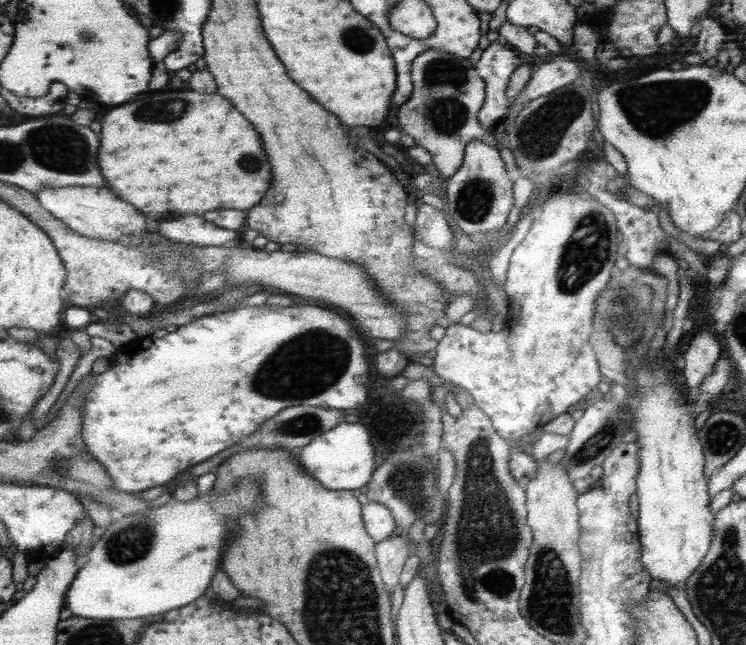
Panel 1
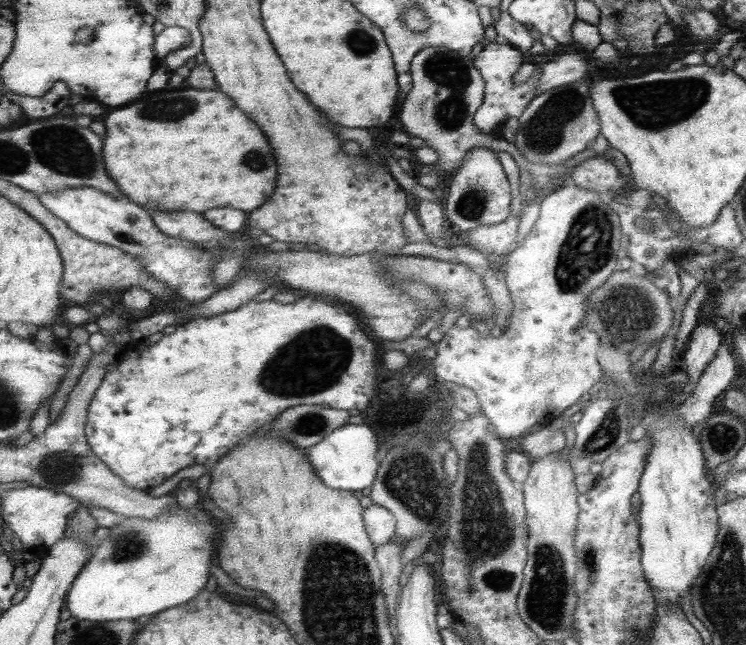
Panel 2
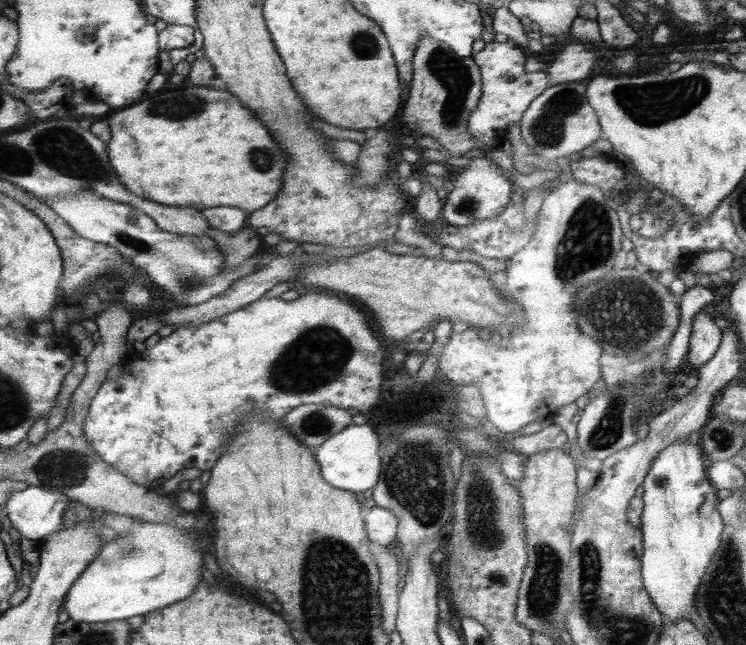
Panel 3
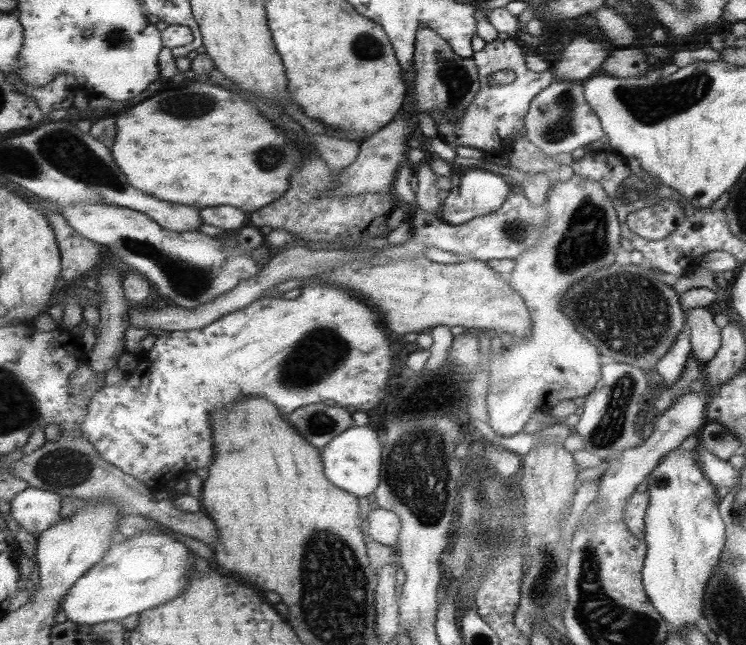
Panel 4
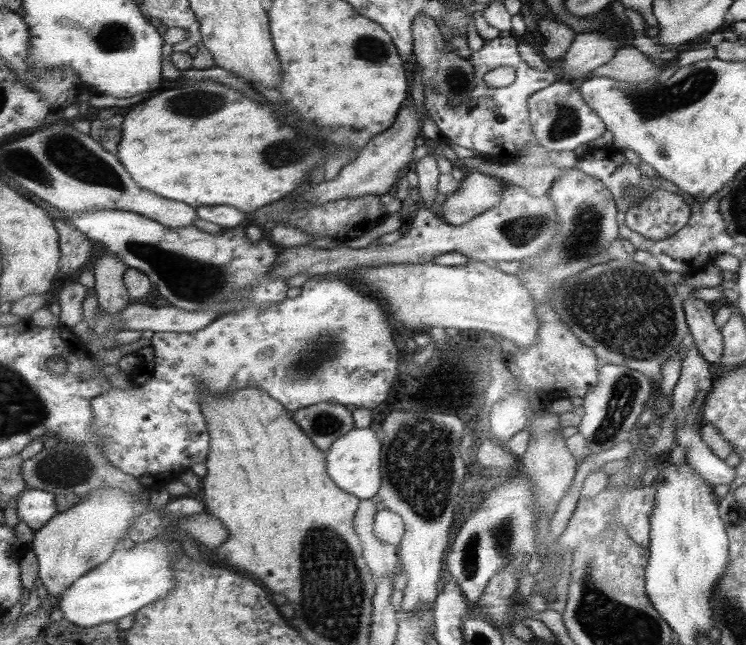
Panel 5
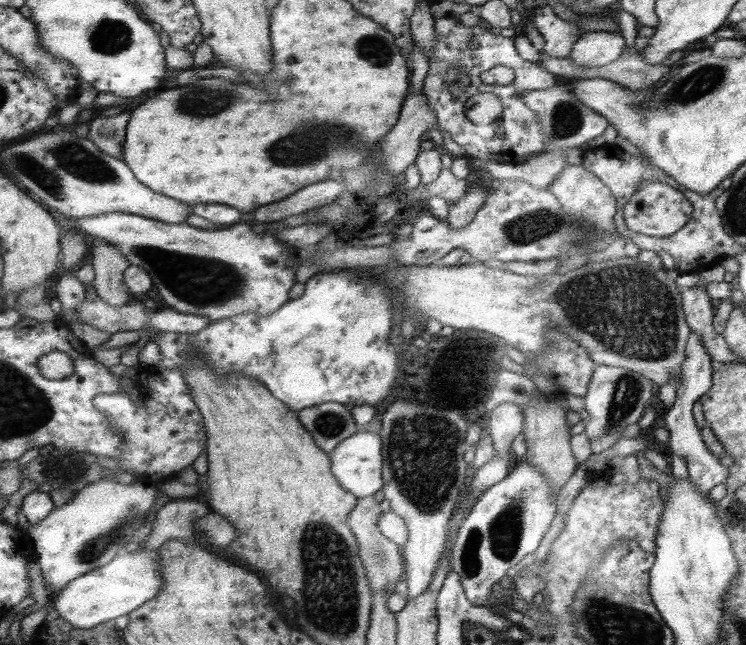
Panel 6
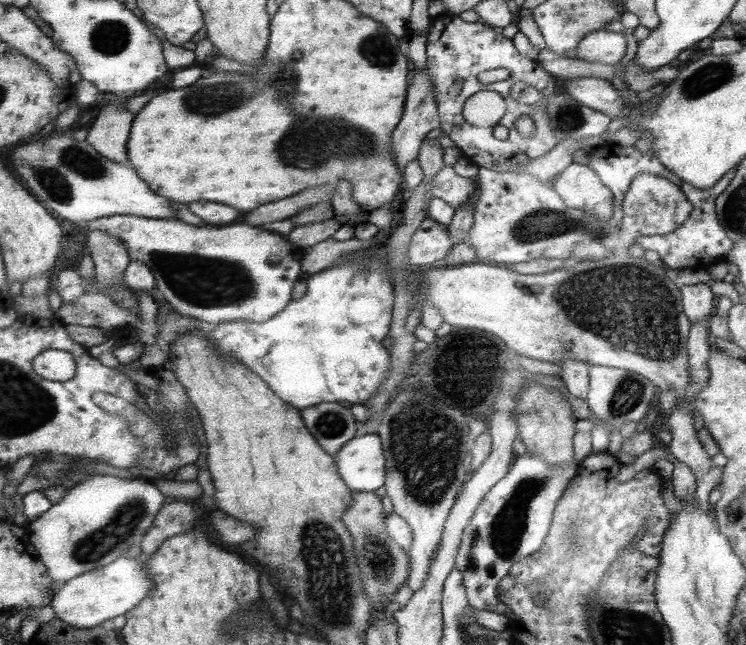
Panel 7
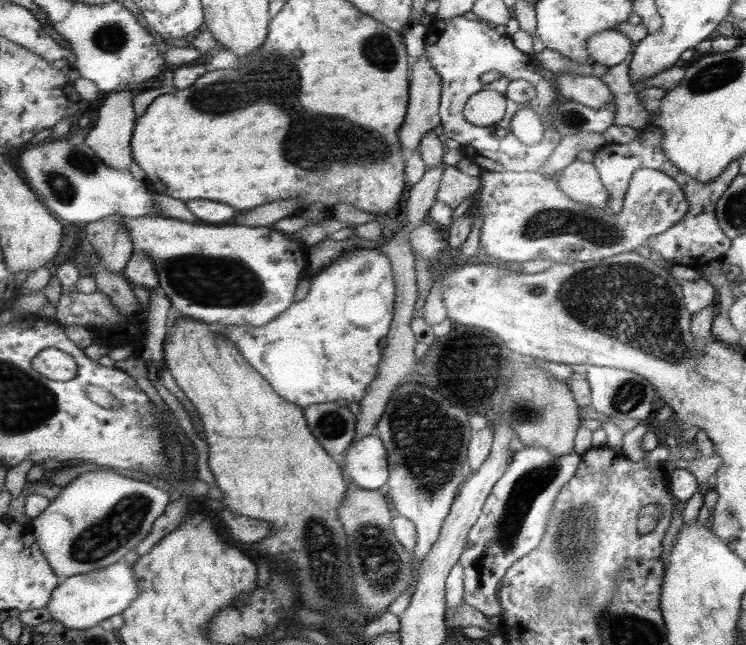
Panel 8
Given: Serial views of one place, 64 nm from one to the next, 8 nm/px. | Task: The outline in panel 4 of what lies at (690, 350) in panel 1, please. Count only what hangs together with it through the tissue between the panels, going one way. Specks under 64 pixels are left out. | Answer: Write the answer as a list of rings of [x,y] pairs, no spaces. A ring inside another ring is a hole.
[[[705,307],[686,312],[692,336],[692,357],[703,363],[716,355],[720,345],[720,327],[714,324]]]

